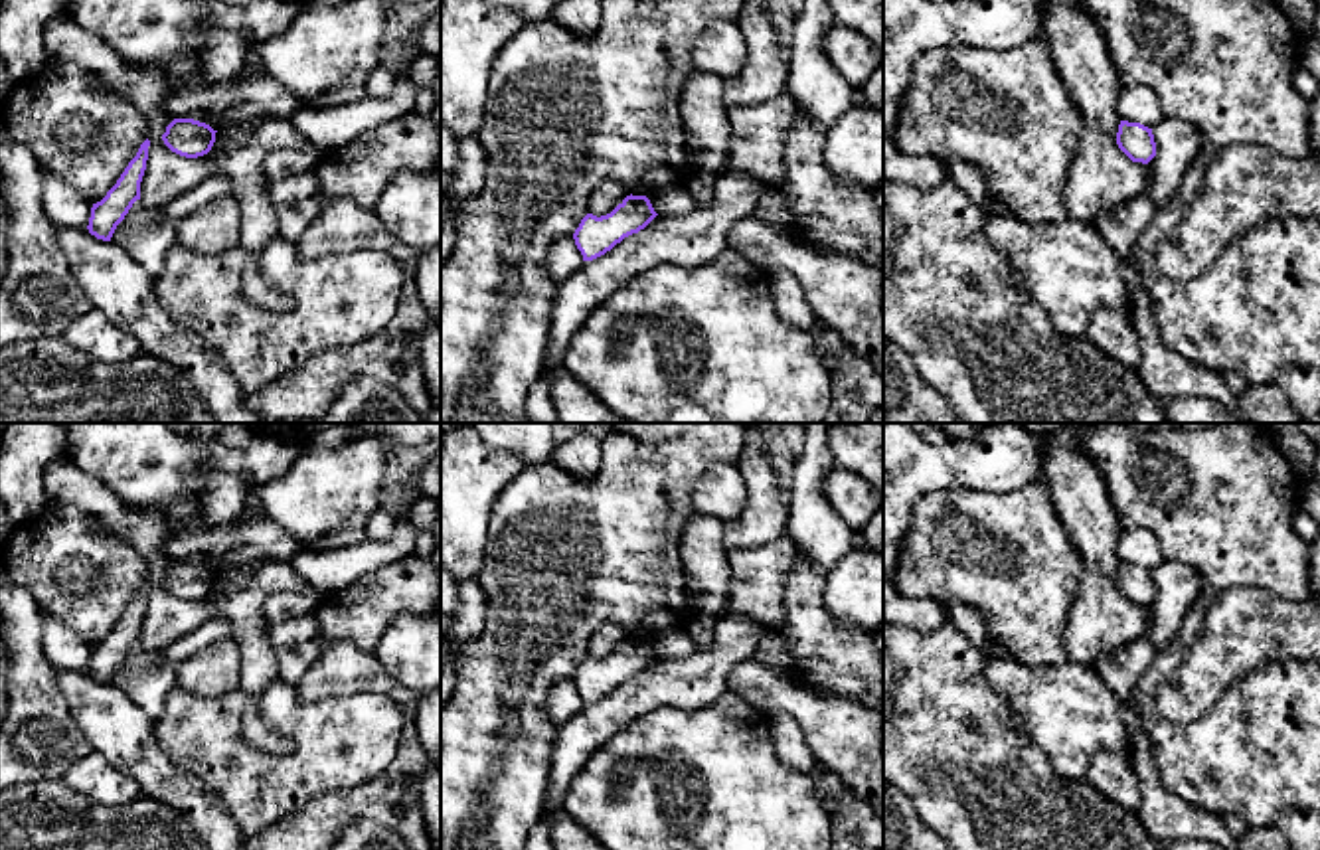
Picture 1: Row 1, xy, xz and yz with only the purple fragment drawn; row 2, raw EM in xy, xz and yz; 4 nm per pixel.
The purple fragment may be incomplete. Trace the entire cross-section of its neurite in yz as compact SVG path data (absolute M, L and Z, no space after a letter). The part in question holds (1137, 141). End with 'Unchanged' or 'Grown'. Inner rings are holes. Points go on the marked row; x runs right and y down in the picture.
M1120 121L1116 144L1132 162L1148 164L1156 156L1152 128L1140 123Z. Unchanged

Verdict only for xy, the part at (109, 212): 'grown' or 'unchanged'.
unchanged

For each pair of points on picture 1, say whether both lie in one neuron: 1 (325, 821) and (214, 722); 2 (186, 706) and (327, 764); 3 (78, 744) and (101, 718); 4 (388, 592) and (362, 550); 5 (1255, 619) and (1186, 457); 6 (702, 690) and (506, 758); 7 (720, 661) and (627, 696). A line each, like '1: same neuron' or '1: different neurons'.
1: different neurons
2: same neuron
3: different neurons
4: different neurons
5: different neurons
6: different neurons
7: same neuron

